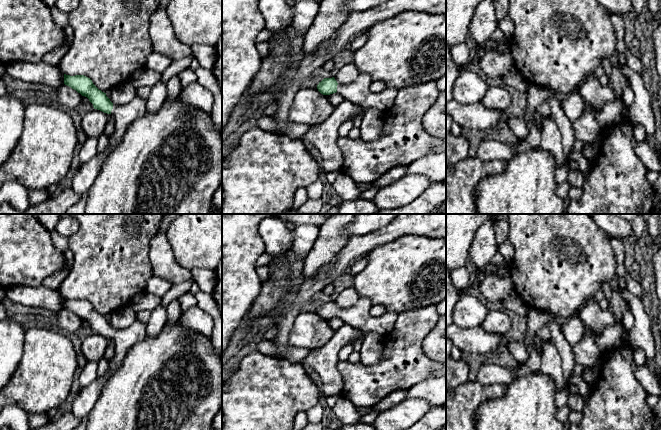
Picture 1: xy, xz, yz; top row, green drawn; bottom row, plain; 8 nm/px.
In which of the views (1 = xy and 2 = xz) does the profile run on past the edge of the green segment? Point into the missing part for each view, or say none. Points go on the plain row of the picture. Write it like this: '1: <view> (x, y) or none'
1: xy (123, 339)
2: xz (358, 316)

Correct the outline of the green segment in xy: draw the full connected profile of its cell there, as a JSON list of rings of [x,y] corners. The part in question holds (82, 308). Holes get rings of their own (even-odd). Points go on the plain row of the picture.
[[[64,298],[64,308],[87,321],[93,328],[94,333],[111,338],[114,341],[114,362],[109,364],[107,370],[109,377],[121,366],[128,349],[147,337],[145,323],[136,320],[126,329],[114,329],[106,320],[106,317],[99,314],[92,304],[84,299],[70,300]]]

